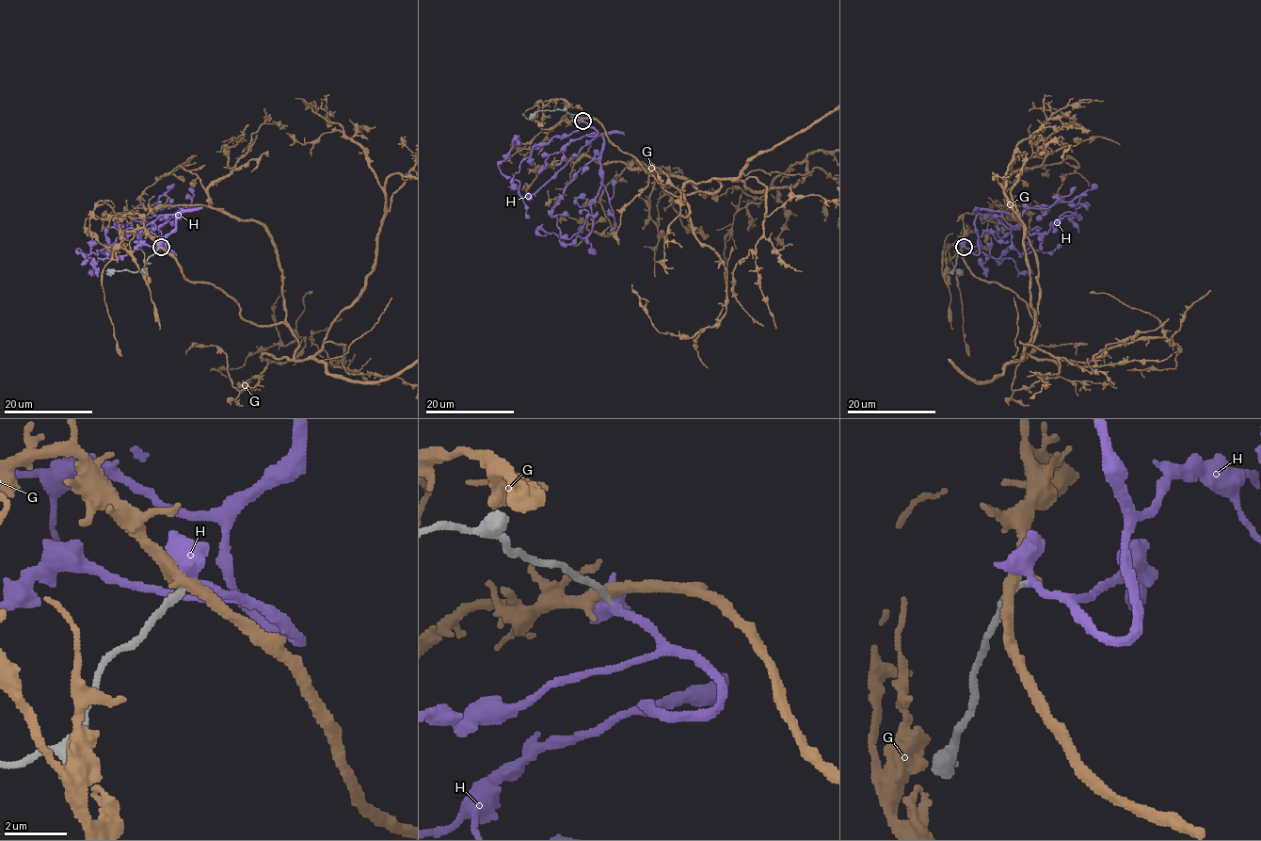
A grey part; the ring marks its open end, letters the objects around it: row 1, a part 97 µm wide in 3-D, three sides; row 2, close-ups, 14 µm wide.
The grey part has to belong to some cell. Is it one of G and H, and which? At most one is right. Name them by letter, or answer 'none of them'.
H

